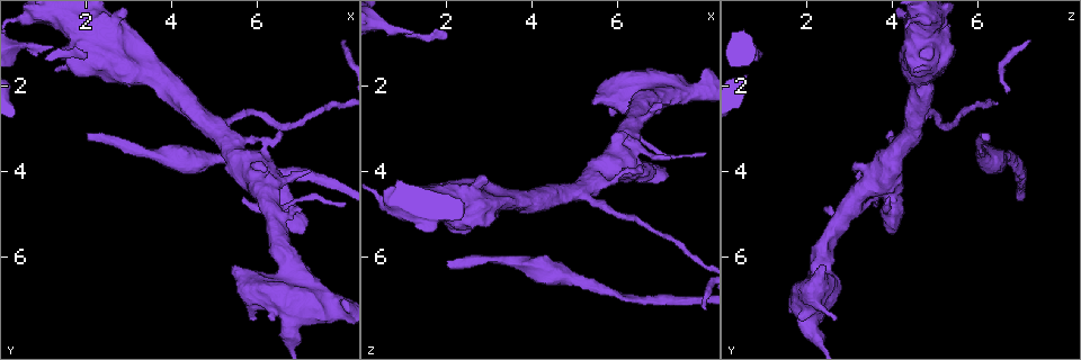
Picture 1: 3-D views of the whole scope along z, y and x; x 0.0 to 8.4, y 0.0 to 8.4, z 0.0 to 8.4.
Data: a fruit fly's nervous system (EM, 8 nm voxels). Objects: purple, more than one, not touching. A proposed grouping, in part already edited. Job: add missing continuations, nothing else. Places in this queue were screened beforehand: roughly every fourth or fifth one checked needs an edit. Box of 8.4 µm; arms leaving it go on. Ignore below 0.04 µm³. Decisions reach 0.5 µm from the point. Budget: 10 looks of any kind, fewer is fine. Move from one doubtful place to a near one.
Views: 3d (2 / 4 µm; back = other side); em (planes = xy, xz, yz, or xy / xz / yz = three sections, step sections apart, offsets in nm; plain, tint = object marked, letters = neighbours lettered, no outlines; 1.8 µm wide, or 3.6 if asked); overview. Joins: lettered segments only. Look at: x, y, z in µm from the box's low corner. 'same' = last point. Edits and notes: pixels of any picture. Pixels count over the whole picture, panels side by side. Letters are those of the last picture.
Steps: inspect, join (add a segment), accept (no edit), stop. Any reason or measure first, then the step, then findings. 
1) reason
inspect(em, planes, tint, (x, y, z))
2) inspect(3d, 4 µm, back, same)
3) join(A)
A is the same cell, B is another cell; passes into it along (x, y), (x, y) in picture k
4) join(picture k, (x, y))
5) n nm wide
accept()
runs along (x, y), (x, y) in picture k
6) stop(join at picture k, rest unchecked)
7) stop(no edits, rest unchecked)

an open end
inspect(em, xy, step 16, letters, (1.25, 1.60, 4.60))

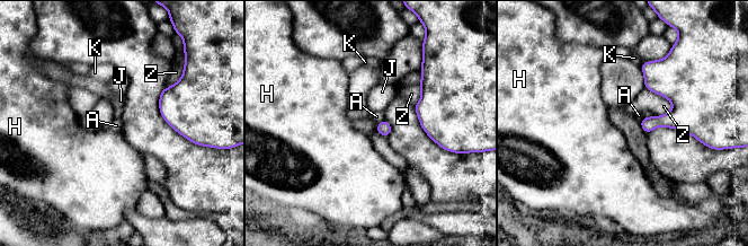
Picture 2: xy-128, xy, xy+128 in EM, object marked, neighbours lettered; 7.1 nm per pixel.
another direction
inspect(em, planes, letters, same)

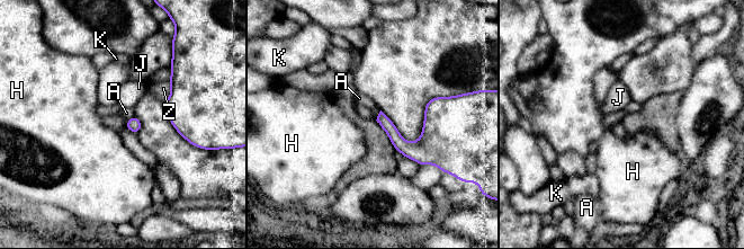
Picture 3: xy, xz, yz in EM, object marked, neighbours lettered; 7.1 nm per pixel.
accept()
A, H, J, K and Z are other cells; runs along (381, 116), (408, 149), (428, 161) in picture 3; none of them fits

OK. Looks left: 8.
free end
inspect(3d, 4 µm, (2.10, 3.10, 6.10))

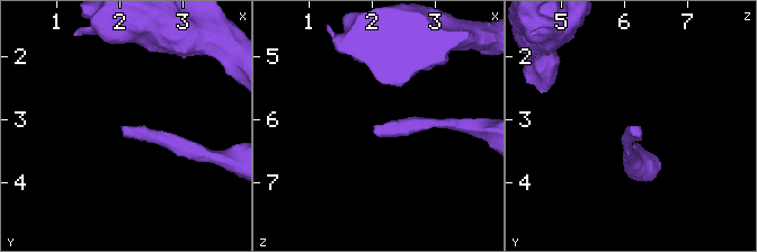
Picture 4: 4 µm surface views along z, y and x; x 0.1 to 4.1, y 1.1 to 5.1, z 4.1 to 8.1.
inspect(em, yz, step 8, letters, (2.05, 3.05, 6.10))

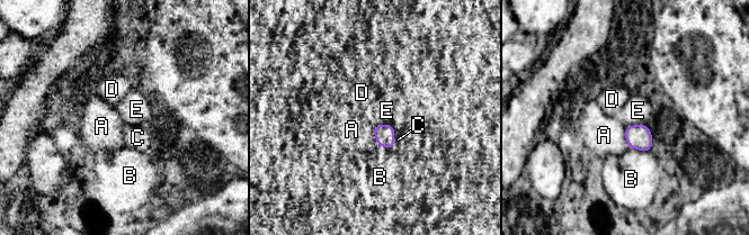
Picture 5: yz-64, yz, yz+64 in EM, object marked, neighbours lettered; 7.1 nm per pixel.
join(C)
C is the same cell, A, B, D and E are other cells; it goes on there

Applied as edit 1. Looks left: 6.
end of a long branch
inspect(3d, 2 µm, (2.05, 1.35, 0.85))

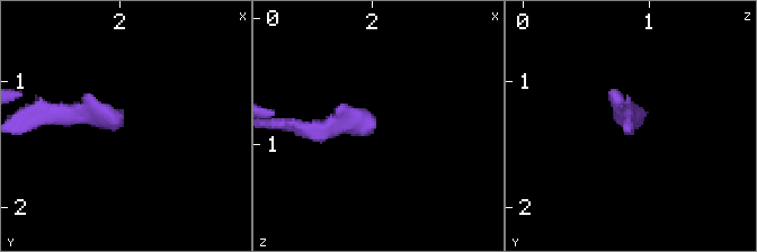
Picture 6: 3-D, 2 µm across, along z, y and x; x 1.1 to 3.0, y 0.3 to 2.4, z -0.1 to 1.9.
inspect(em, planes, letters, (2.04, 1.32, 0.82))

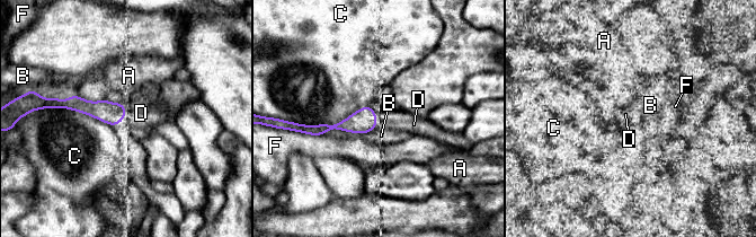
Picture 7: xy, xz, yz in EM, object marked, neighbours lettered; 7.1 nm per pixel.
join(D)
D is the same cell, A, B, C and F are other cells; the neuron continues

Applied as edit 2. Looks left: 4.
branch stops here
inspect(em, xy, step 4, letters, (5.65, 4.60, 3.90))

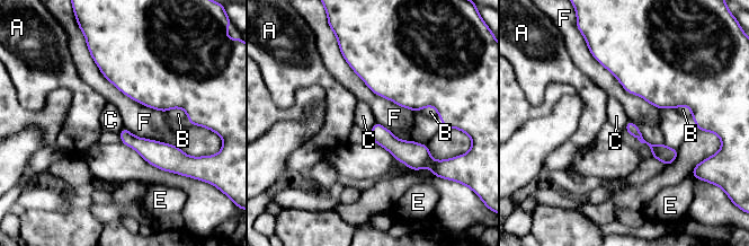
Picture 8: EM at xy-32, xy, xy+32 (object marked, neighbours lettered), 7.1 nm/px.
inspect(em, planes, letters, same)

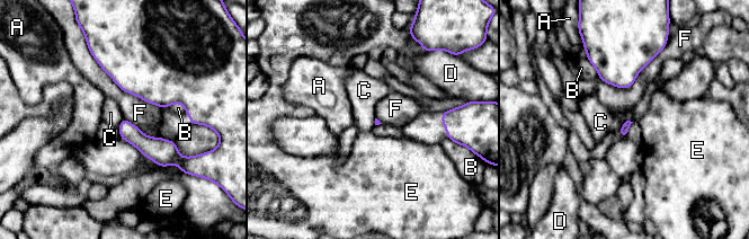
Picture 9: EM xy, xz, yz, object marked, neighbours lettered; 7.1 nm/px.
accept()
A, B, C, D, E and F are other cells; border along (632, 121), (626, 121), (617, 130) in picture 9; none of them fits

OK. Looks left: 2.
stop(join at picture 5, join at picture 7, rest unchecked)

